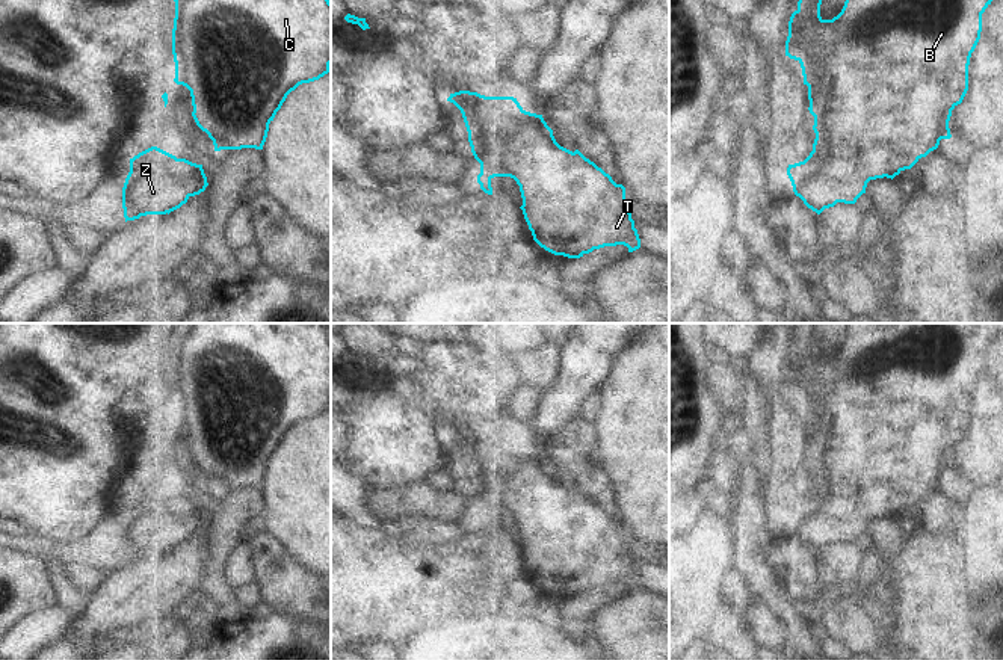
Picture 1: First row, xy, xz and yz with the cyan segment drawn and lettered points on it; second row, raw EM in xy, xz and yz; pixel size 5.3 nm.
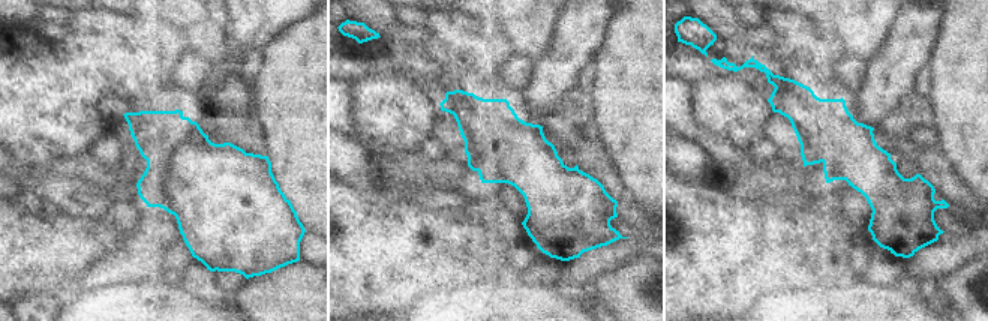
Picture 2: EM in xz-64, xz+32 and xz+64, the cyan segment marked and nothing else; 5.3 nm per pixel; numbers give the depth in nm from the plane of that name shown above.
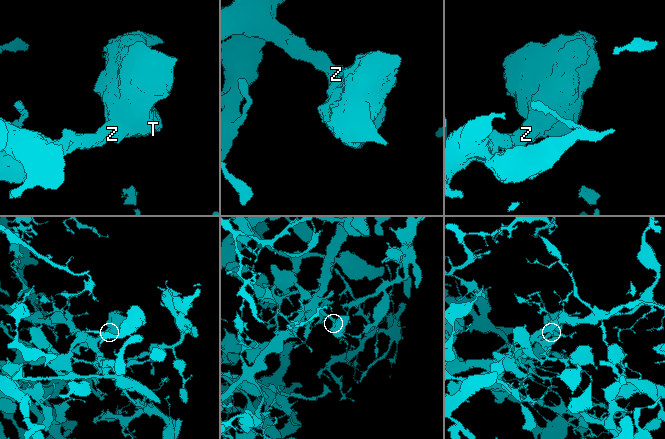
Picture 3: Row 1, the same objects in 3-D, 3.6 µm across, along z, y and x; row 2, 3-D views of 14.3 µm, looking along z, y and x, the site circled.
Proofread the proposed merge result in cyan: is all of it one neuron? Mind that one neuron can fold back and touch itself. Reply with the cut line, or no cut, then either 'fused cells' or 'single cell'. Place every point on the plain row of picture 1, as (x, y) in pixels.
no cut; single cell

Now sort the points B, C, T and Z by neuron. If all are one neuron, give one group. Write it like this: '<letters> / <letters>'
B C T Z

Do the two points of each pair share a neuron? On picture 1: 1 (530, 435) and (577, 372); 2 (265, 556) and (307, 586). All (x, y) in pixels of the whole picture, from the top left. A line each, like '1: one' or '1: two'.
1: one
2: one

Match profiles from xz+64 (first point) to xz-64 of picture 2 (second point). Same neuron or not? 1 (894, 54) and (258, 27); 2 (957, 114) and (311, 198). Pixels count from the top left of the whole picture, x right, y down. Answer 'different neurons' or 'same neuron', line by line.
1: same neuron
2: same neuron

